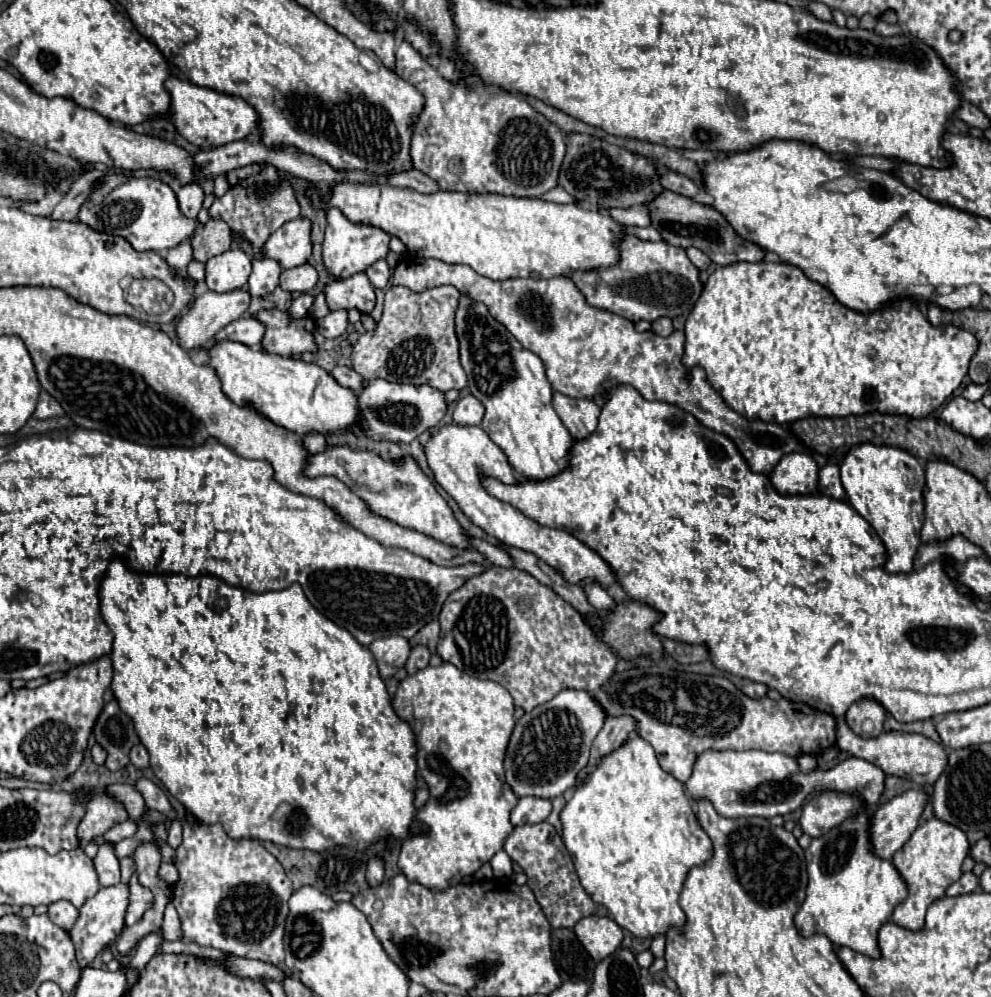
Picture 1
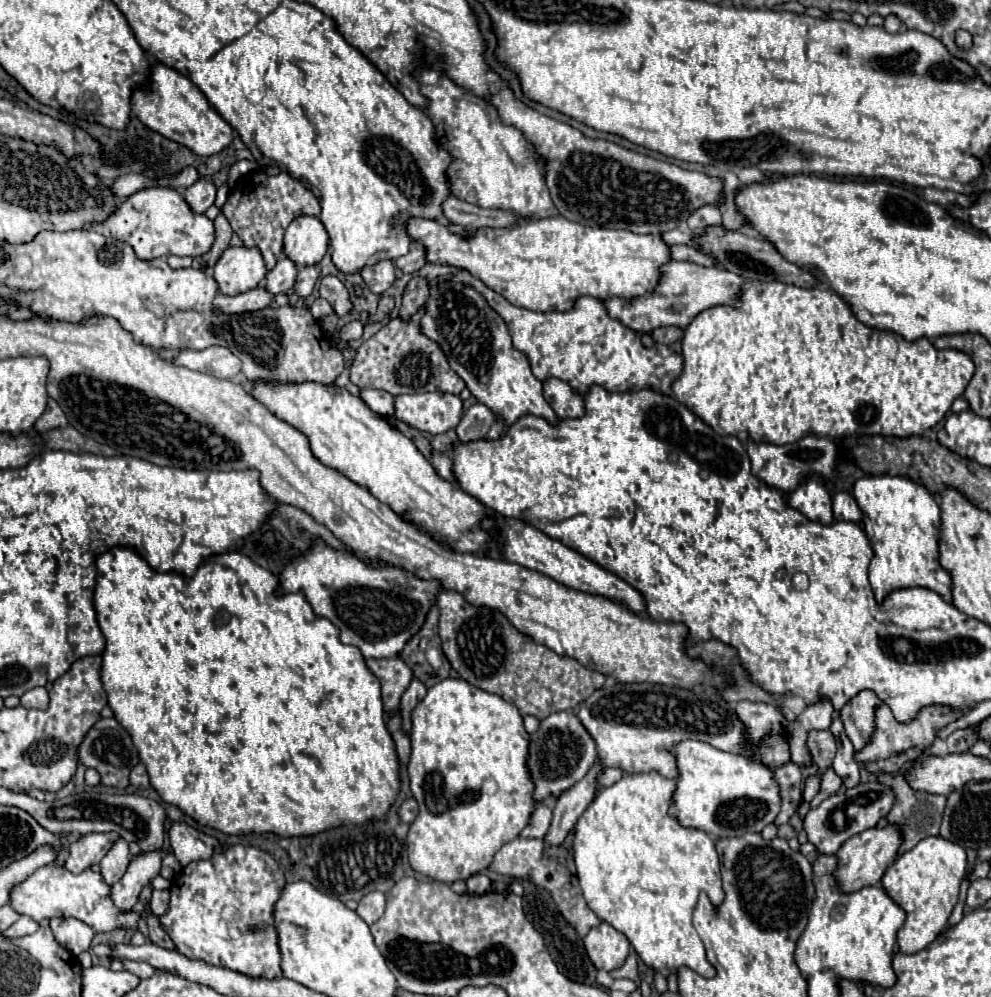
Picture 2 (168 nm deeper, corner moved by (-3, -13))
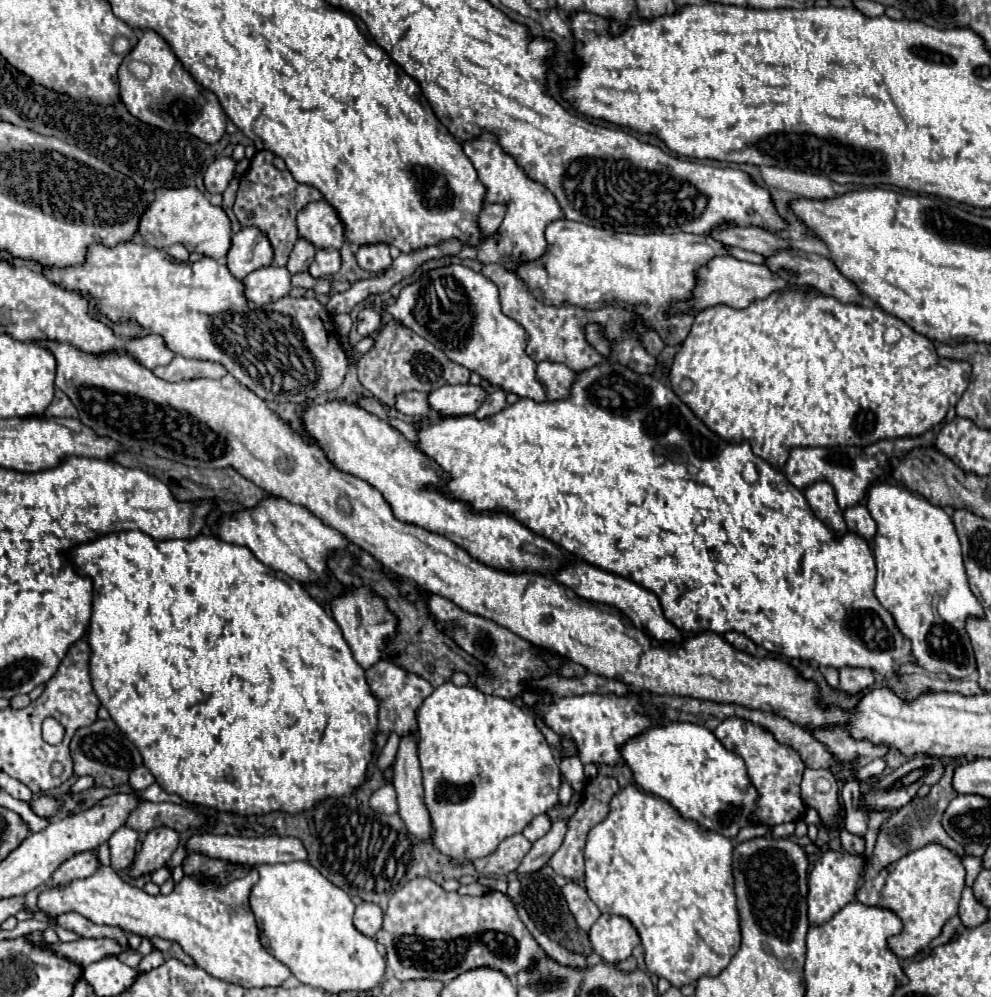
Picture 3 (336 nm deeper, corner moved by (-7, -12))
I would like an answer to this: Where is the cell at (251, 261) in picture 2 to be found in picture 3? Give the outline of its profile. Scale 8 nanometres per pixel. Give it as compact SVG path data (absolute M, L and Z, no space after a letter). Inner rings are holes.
M246 227L232 237L232 247L226 255L226 267L238 281L242 281L248 273L268 265L272 265L272 247L262 231Z

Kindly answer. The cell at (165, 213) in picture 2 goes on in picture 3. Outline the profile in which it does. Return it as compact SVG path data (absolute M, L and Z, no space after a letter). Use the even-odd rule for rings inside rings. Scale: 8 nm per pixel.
M180 187L180 189L156 189L154 201L146 207L140 217L138 235L150 247L166 249L174 243L182 243L190 253L200 253L212 259L224 259L230 249L230 221L222 207L214 207L204 193L196 187Z

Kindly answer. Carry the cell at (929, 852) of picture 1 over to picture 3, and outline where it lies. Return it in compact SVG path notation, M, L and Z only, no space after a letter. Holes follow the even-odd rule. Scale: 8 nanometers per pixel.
M928 843L922 849L916 849L898 859L896 863L888 865L876 877L866 877L858 889L856 899L864 905L890 909L902 919L902 933L892 937L888 943L896 957L908 959L926 949L930 941L940 935L944 923L958 913L964 877L966 871L962 859L956 853L952 853L940 843Z

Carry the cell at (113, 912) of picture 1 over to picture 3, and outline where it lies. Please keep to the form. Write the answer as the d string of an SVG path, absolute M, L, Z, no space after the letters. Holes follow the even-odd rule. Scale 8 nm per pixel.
M158 827L156 831L148 831L144 837L142 849L136 853L134 863L130 865L130 877L138 879L144 875L152 875L160 867L164 867L172 853L176 851L180 835L168 827Z

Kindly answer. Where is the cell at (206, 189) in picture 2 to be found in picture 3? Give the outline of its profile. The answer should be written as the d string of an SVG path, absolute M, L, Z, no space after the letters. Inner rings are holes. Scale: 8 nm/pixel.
M220 157L216 159L208 171L204 173L204 187L208 193L224 193L228 183L232 181L234 175L234 159L232 157Z

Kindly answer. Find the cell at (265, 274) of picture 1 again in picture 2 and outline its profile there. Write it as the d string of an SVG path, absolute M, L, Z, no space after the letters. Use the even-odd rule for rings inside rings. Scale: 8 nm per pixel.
M284 256L284 258L278 260L278 264L274 266L274 270L268 272L268 276L266 276L266 280L264 280L264 286L266 286L272 294L282 294L286 288L294 286L294 282L296 282L296 272L298 272L296 264L294 264L288 256Z

